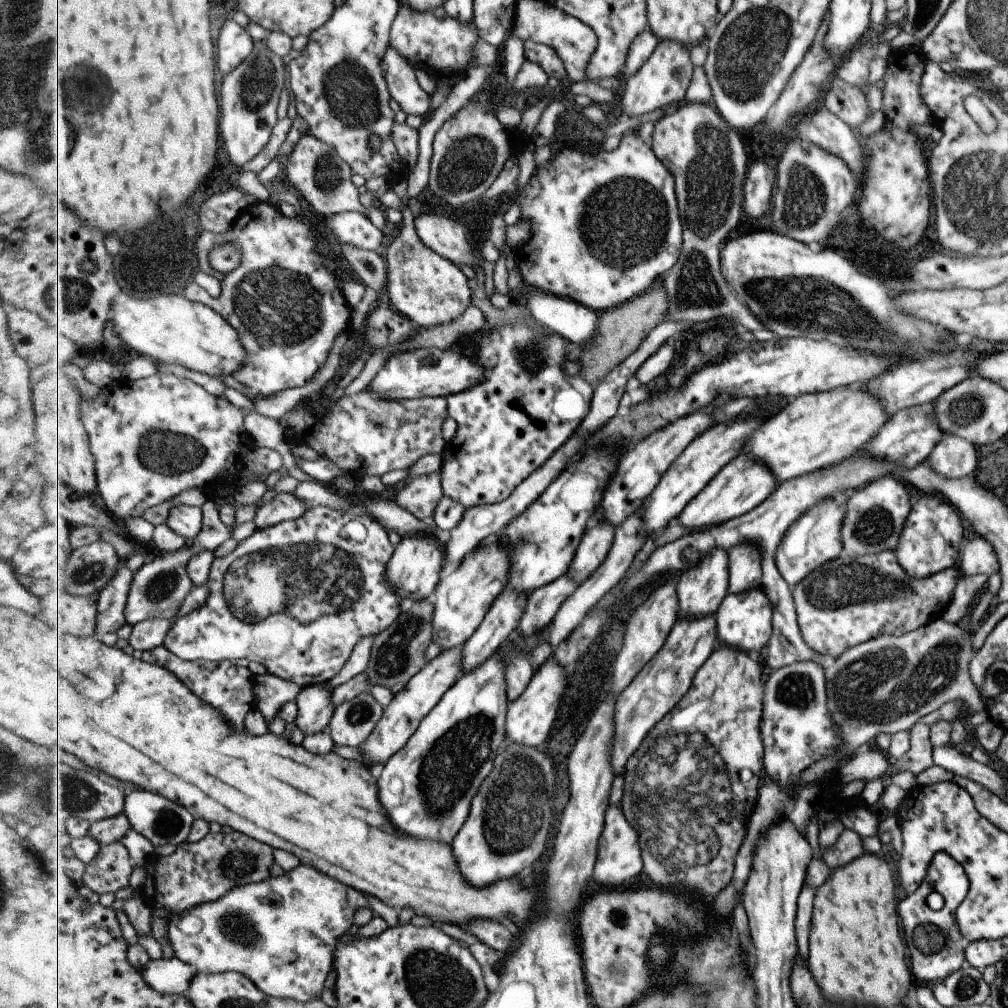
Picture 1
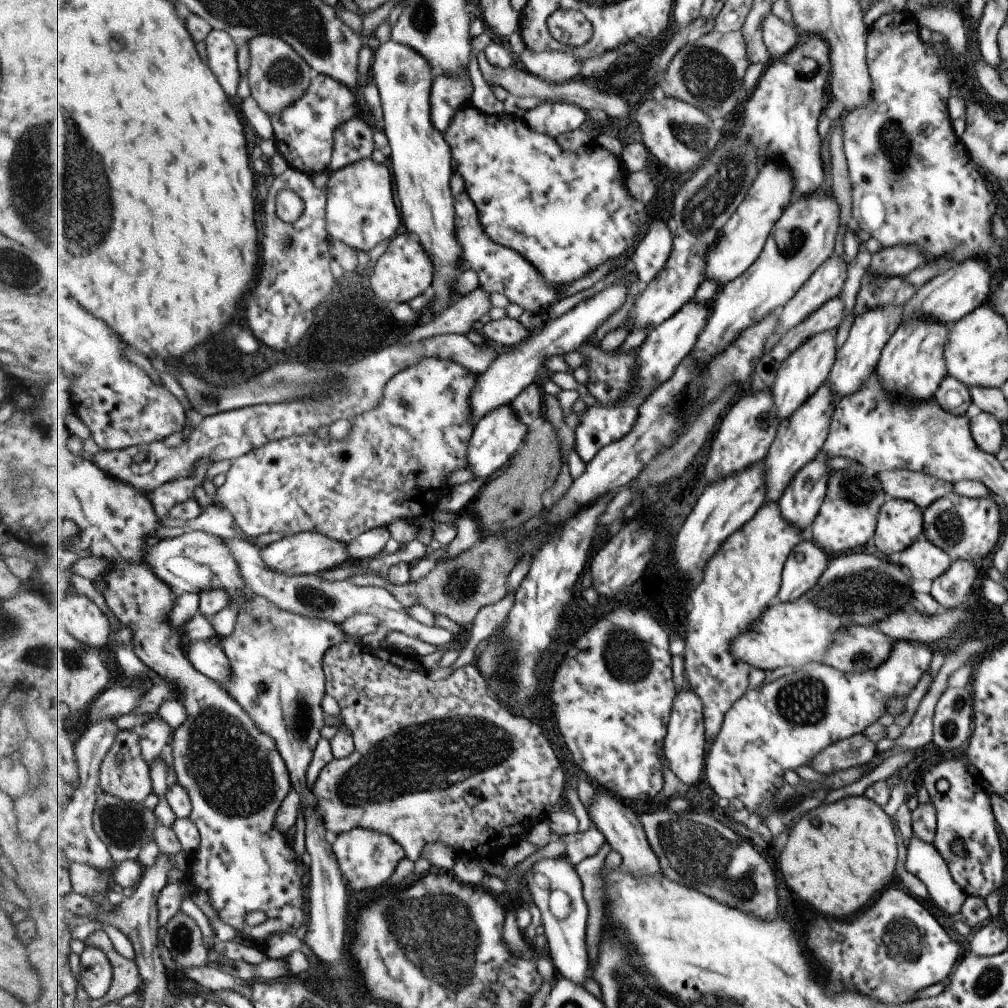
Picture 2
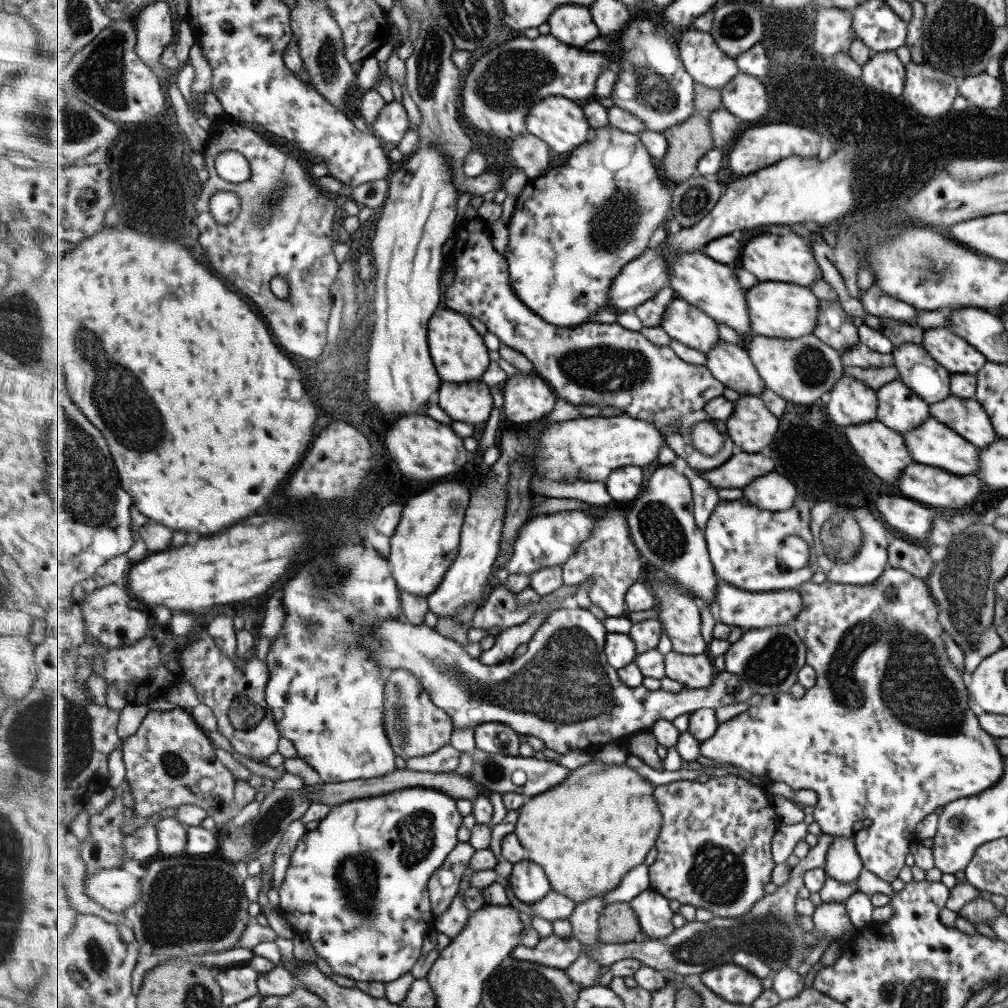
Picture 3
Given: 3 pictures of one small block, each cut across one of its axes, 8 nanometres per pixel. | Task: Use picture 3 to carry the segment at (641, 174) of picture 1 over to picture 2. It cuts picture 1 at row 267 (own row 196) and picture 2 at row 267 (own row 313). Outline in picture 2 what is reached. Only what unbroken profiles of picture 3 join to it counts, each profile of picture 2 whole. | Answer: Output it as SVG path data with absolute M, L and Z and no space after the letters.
M473 105L458 112L443 136L451 145L455 172L465 179L466 191L479 211L488 236L525 256L530 264L535 264L535 268L543 272L549 284L566 287L609 260L622 261L637 242L639 226L650 223L653 216L647 202L631 196L622 159L597 142L587 146L581 154L565 152L556 138L539 134L524 118L518 119L507 113L483 114Z

